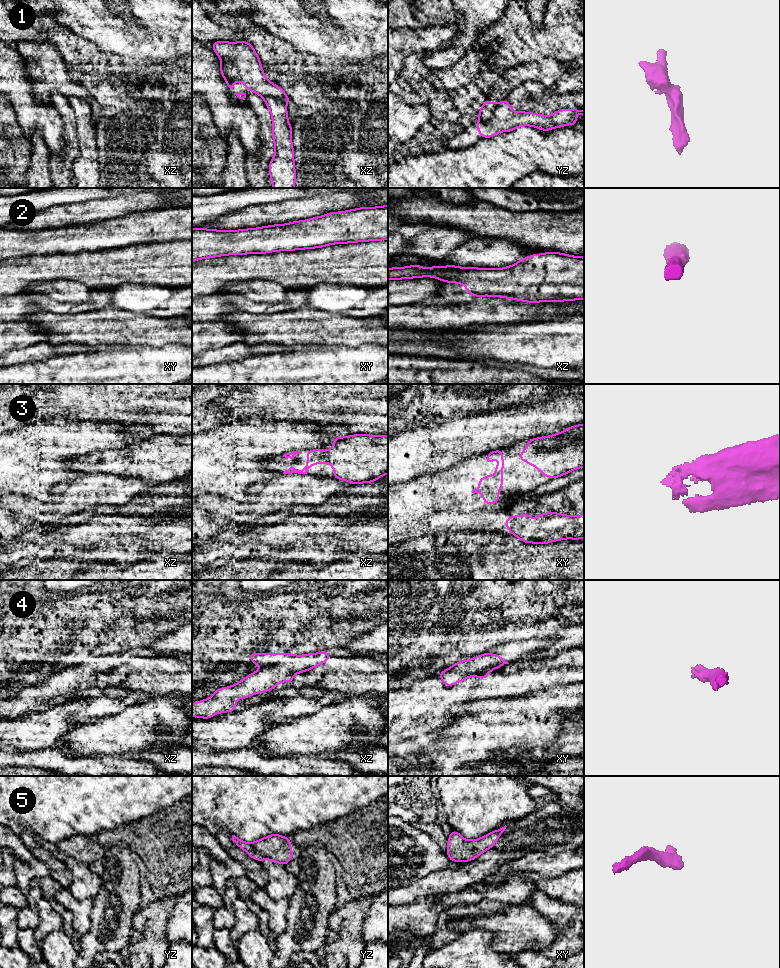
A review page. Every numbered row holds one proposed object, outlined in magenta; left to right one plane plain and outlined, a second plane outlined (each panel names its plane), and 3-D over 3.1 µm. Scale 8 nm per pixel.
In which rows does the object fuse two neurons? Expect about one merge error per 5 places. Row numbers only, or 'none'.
1

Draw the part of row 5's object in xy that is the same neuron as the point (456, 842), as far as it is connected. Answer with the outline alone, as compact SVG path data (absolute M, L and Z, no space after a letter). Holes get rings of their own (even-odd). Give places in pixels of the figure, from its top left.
M505 825L476 840L465 840L460 833L452 830L448 836L446 853L449 859L454 863L472 861L476 859L477 856L492 848L506 827Z

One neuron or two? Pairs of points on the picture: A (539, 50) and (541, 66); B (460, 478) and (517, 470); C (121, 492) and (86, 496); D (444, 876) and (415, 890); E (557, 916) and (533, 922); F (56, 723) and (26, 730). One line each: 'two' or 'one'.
A: two
B: one
C: one
D: one
E: two
F: one

